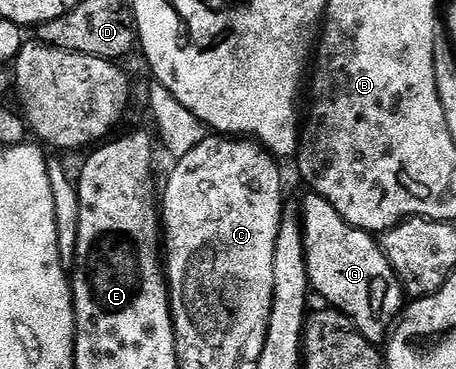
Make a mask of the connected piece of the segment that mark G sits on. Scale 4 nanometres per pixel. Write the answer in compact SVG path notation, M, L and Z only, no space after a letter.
M308 192L304 198L304 226L302 222L302 249L304 269L308 276L308 285L325 298L327 305L338 308L348 317L349 323L367 342L380 344L385 341L390 326L384 323L384 309L388 306L388 285L393 285L392 266L385 260L380 243L367 230L359 230L345 222L342 216L322 196Z

